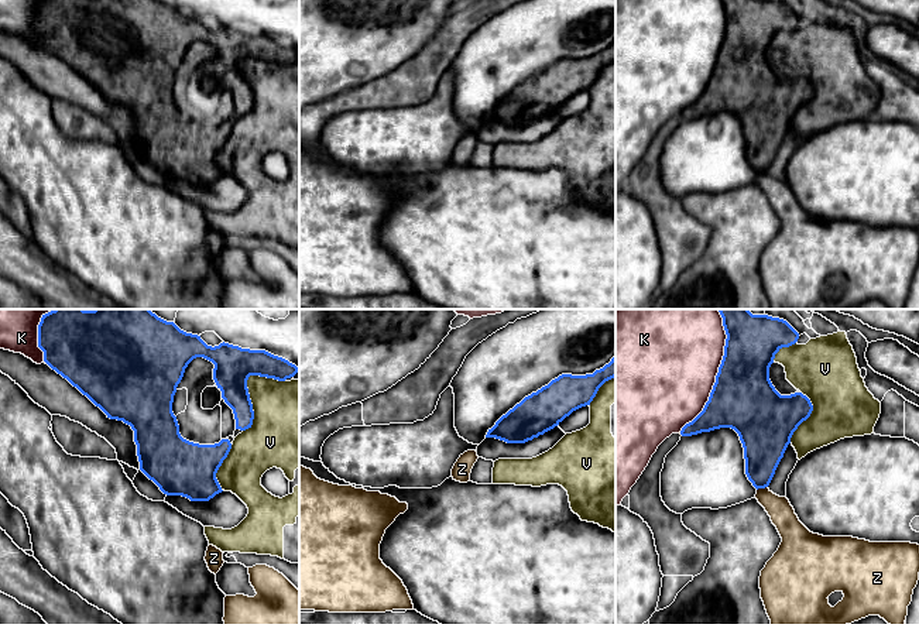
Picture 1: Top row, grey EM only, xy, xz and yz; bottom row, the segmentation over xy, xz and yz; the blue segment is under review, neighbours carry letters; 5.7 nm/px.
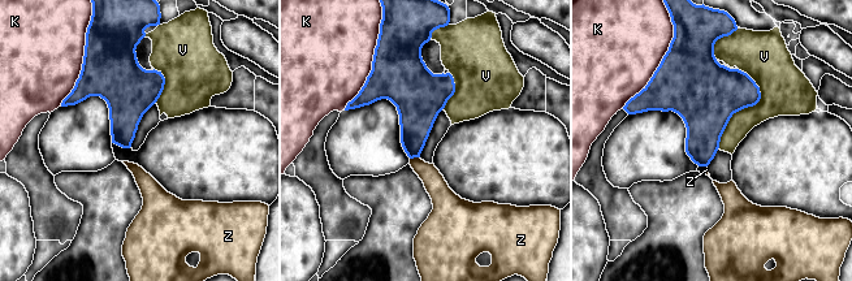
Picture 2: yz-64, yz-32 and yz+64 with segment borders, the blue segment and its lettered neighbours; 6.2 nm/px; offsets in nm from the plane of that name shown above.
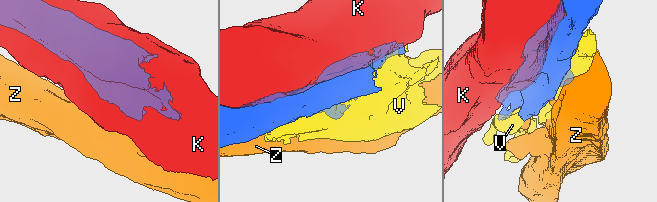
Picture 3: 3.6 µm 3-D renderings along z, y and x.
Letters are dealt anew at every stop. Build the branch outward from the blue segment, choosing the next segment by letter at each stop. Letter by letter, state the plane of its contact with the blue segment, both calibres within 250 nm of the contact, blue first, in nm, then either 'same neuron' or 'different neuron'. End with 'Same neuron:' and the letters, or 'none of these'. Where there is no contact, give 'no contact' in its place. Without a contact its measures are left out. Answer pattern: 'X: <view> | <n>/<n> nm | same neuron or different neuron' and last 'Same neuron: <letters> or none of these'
K: yz | 360/500 nm | different neuron
V: xy | 220/340 nm | different neuron
Z: yz | 240/140 nm | different neuron
Same neuron: none of these

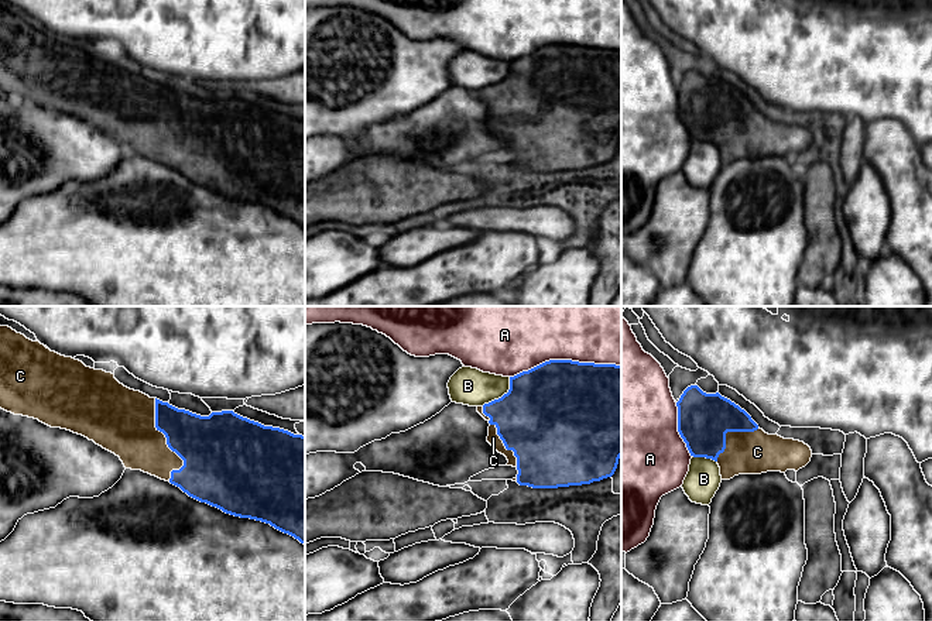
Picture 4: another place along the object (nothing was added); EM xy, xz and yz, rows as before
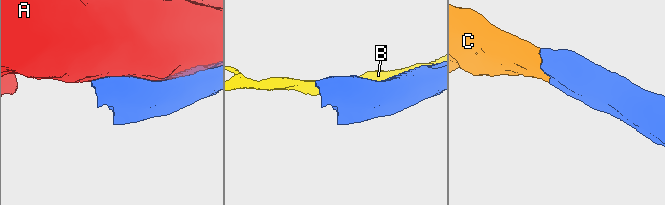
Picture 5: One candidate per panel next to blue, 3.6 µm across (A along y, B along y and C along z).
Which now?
A: xz | 500/300 nm | different neuron
B: xz | 480/220 nm | different neuron
C: xy | 360/340 nm | same neuron
Same neuron: C

